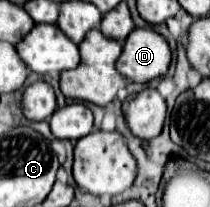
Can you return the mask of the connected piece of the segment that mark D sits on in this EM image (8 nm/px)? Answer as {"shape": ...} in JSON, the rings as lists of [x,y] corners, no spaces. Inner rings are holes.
{"shape":[[[145,27],[129,33],[115,69],[131,83],[149,83],[165,75],[169,63],[171,49],[167,41],[157,31]]]}

